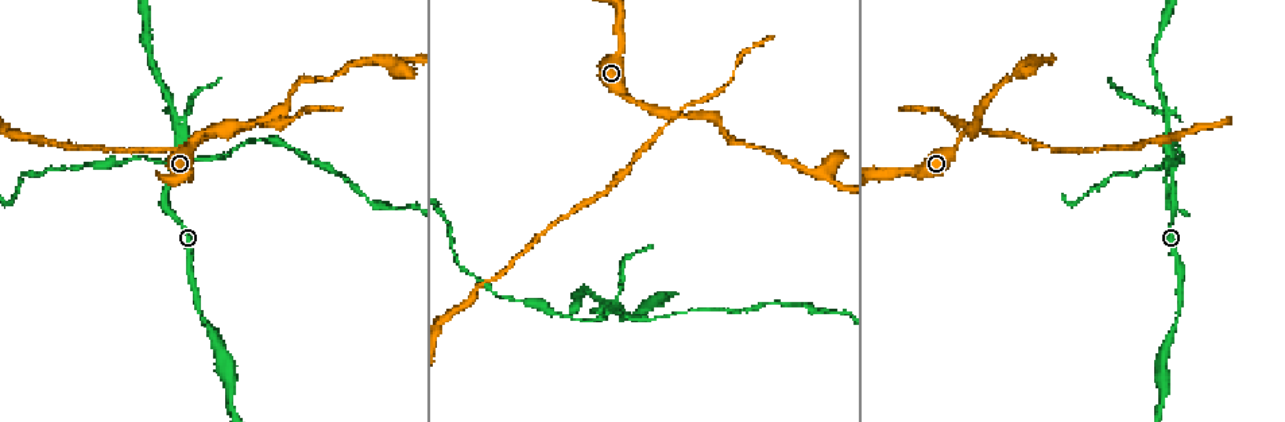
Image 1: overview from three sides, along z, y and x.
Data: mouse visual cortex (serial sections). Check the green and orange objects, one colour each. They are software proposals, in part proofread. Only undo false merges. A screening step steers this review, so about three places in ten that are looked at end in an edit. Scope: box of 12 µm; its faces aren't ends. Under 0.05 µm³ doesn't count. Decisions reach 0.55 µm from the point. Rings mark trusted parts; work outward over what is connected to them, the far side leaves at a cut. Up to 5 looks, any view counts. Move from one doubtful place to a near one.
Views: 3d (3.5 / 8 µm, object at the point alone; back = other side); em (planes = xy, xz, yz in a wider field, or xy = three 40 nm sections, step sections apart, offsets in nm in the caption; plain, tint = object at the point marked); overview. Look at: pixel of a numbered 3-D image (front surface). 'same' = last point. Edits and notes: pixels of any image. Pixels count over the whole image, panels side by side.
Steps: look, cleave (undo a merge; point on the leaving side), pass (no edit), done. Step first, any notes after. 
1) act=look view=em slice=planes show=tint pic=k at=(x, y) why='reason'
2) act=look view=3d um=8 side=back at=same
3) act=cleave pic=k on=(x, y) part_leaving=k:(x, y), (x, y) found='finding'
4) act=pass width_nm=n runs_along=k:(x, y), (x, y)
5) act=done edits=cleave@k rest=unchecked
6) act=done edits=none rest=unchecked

act=look view=3d um=8 pic=1 at=(980, 126)

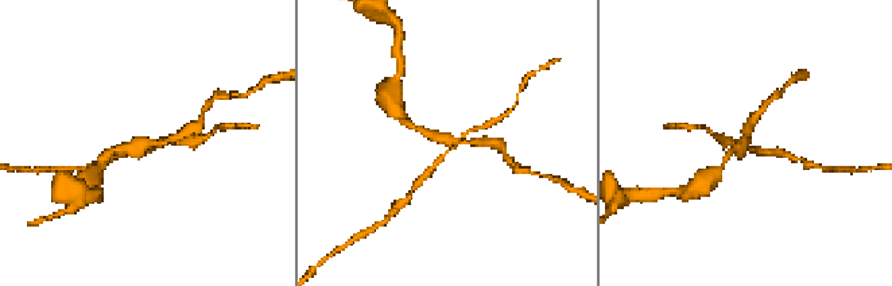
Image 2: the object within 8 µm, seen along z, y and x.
act=look view=em slice=planes show=tint pic=2 at=(450, 140) arms=4 arm_widths_nm=100,150,200,250 why='now the EM'

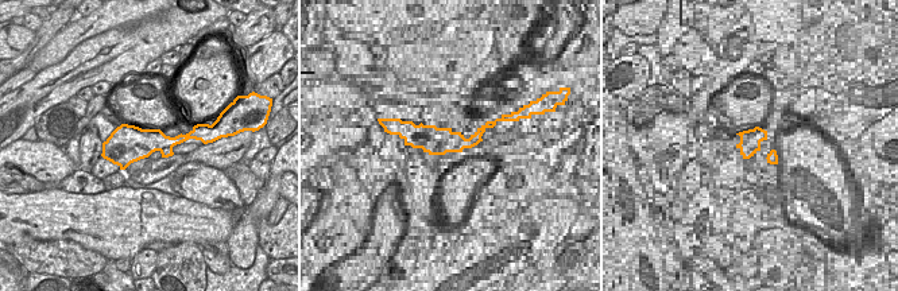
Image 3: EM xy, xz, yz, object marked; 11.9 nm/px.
act=pass runs_along=2:(115, 149), (151, 146), (187, 132) found='continuous, no second cell'

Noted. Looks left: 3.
act=look view=3d um=3.5 pic=1 at=(612, 307) why='four or more arms meet'

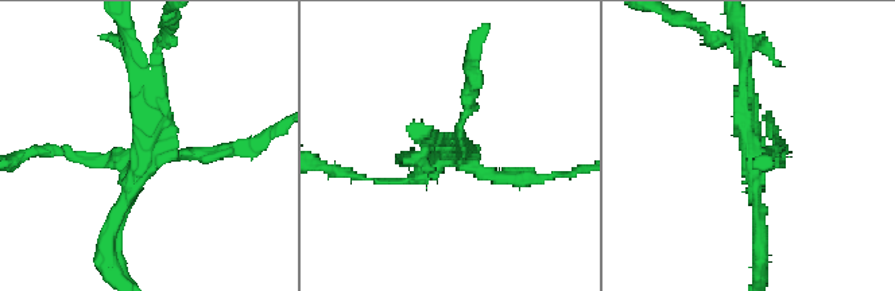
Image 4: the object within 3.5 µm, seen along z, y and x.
act=look view=em slice=planes show=tint pic=4 at=(452, 151) arms=4 arm_widths_nm=100,150,150,200

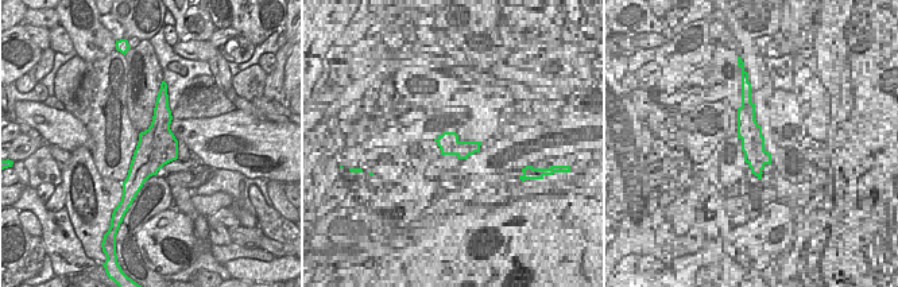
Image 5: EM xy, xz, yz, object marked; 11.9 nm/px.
act=cleave pic=4 on=(212, 154) width_nm=460 found='a second cell is stuck on'

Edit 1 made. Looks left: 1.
act=done edits=cleave@4 rest=unchecked

